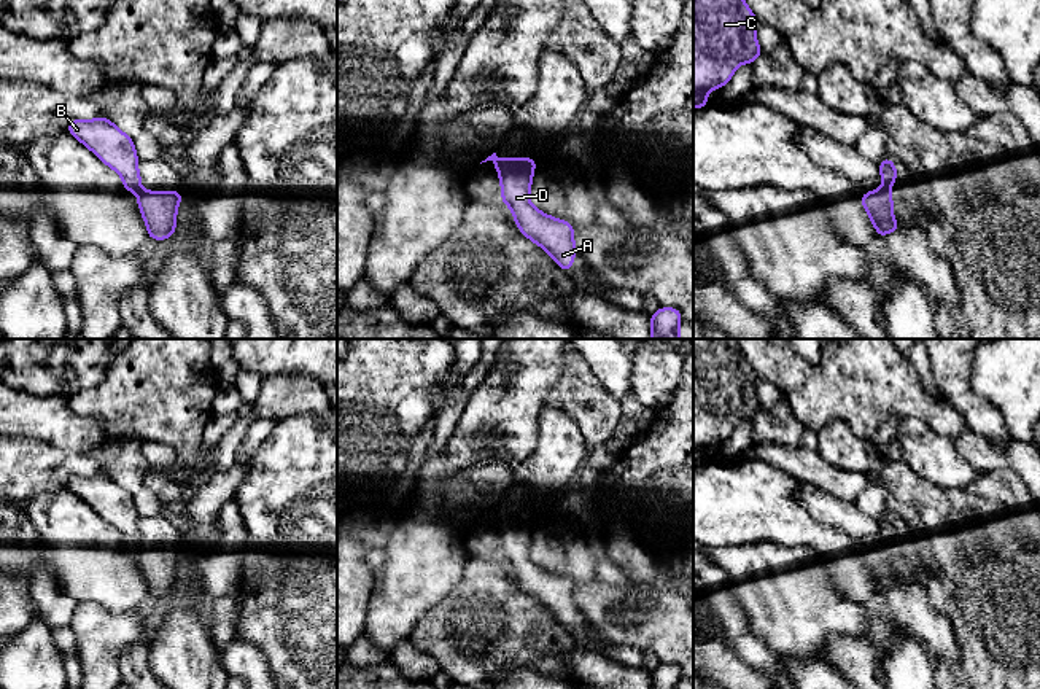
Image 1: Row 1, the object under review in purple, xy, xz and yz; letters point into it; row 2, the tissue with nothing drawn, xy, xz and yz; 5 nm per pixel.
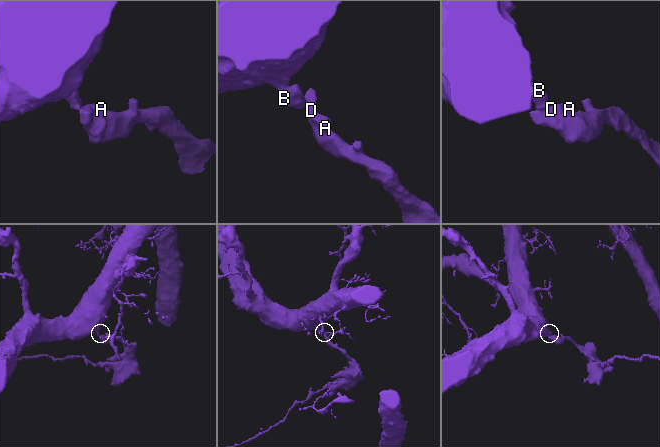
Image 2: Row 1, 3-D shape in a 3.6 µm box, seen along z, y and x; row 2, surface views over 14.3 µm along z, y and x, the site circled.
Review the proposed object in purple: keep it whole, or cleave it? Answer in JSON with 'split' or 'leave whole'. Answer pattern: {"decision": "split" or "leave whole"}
{"decision": "split"}

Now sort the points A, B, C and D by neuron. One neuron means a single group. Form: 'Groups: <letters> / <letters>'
Groups: A D / B C

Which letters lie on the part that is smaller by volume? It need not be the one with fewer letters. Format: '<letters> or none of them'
A, D

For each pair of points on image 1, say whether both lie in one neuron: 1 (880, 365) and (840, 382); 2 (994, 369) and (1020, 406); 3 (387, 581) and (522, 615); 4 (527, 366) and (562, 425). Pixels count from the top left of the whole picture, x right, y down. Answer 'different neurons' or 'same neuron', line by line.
1: same neuron
2: same neuron
3: different neurons
4: different neurons

